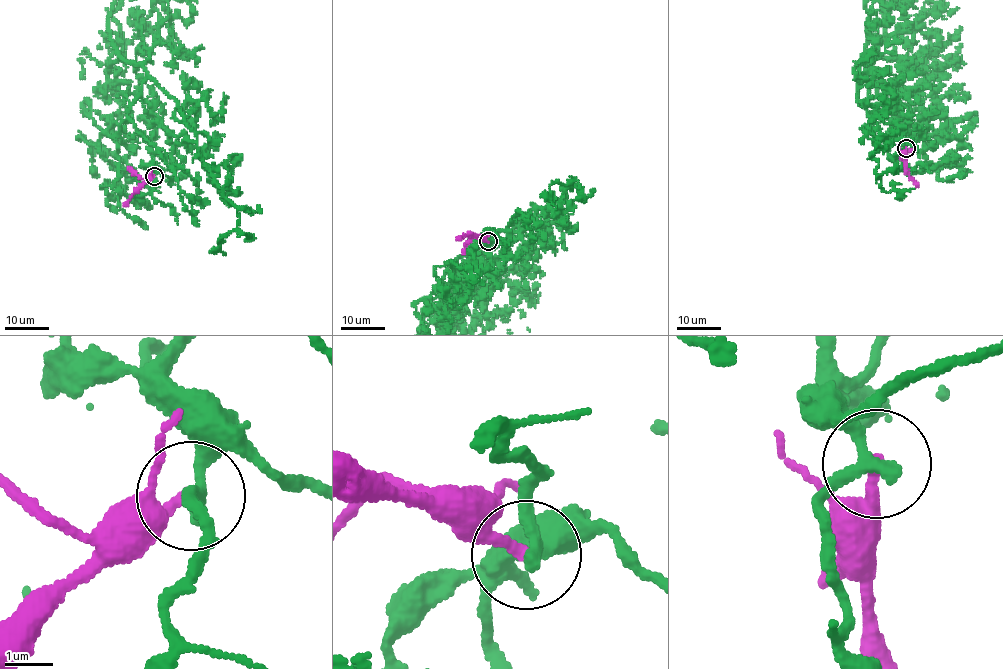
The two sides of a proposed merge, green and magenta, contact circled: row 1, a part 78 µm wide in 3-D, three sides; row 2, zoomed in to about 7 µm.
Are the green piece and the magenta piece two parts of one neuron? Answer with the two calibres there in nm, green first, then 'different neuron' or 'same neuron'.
calibres 260 and 260 nm; different neuron

